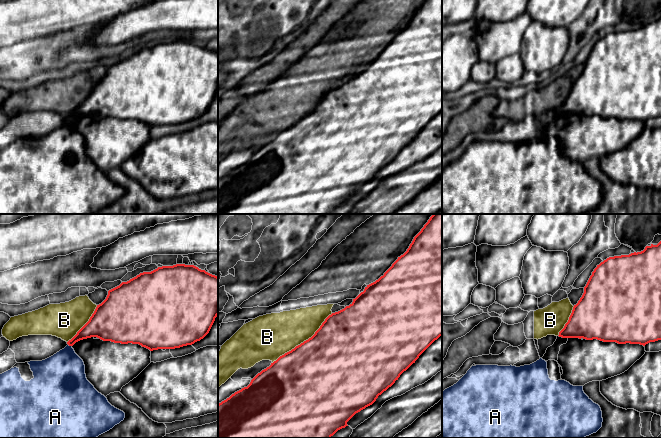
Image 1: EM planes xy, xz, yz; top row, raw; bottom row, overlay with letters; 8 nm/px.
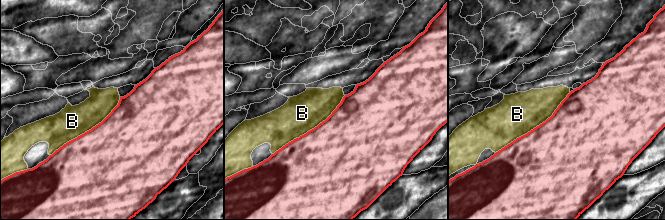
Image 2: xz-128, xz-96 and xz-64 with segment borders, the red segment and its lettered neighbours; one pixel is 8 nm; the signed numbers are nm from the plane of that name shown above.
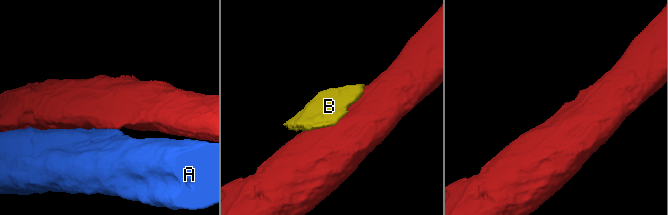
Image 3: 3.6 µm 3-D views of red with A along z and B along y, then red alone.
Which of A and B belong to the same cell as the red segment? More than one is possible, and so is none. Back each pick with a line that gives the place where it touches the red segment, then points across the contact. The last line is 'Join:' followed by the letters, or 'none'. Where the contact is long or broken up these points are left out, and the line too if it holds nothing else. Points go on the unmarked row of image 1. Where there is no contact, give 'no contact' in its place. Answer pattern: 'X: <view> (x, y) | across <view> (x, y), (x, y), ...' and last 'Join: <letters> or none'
Join: none

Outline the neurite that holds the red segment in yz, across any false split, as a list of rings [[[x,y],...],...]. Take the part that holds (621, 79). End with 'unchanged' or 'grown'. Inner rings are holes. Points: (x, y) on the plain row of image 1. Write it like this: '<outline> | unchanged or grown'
[[[661,17],[657,21],[646,22],[641,28],[609,33],[597,41],[558,112],[643,122],[661,116]]] | unchanged

